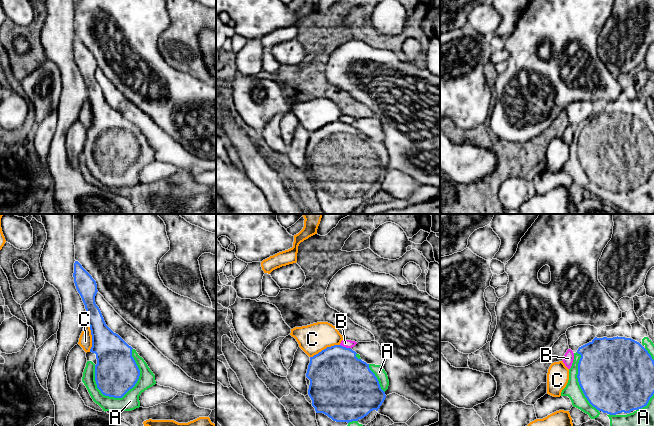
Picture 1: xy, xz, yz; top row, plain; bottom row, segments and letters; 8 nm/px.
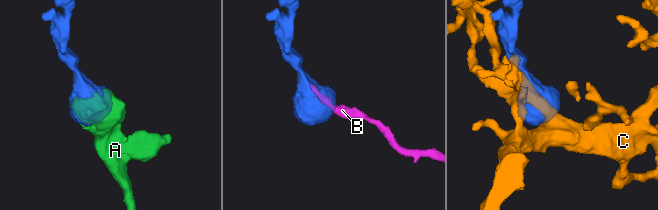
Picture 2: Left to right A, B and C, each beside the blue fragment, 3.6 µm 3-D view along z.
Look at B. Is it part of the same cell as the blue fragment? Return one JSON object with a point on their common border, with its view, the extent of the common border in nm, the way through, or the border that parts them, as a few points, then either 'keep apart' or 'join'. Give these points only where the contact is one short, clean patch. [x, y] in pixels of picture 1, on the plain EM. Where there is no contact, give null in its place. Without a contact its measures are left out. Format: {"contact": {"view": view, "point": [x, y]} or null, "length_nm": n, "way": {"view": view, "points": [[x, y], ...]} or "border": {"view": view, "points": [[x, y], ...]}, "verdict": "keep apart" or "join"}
{"contact": {"view": "xz", "point": [345, 123]}, "length_nm": 90, "border": {"view": "xz", "points": [[340, 120], [349, 124]]}, "verdict": "keep apart"}

